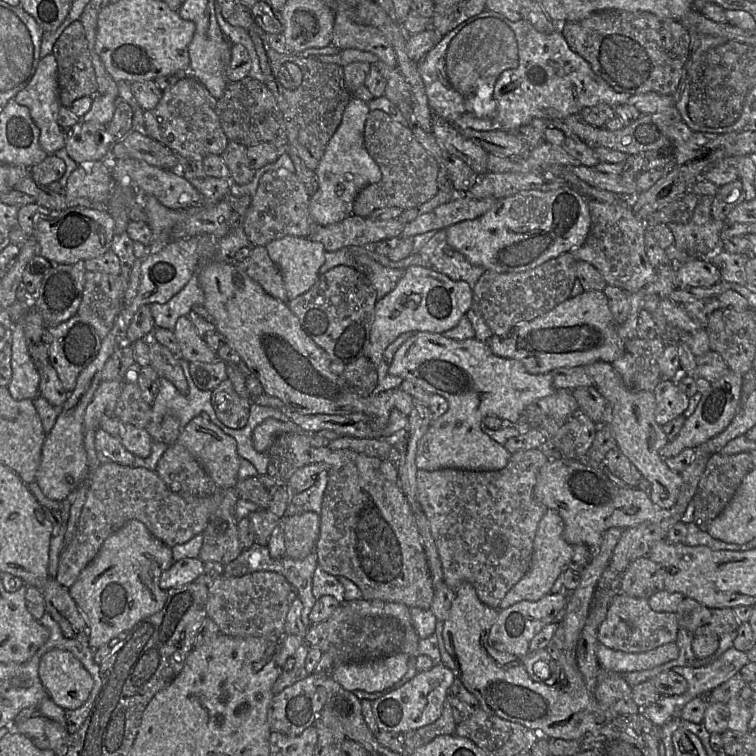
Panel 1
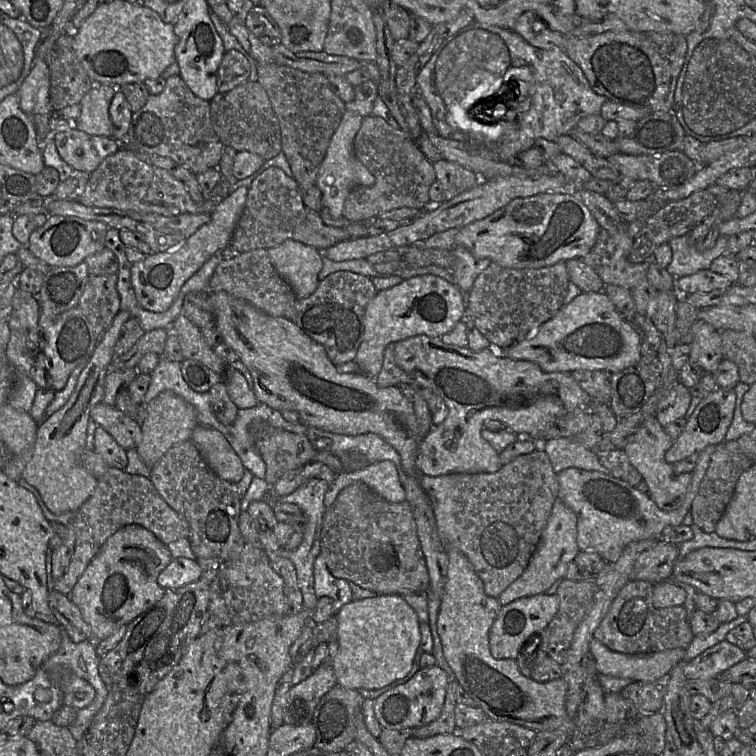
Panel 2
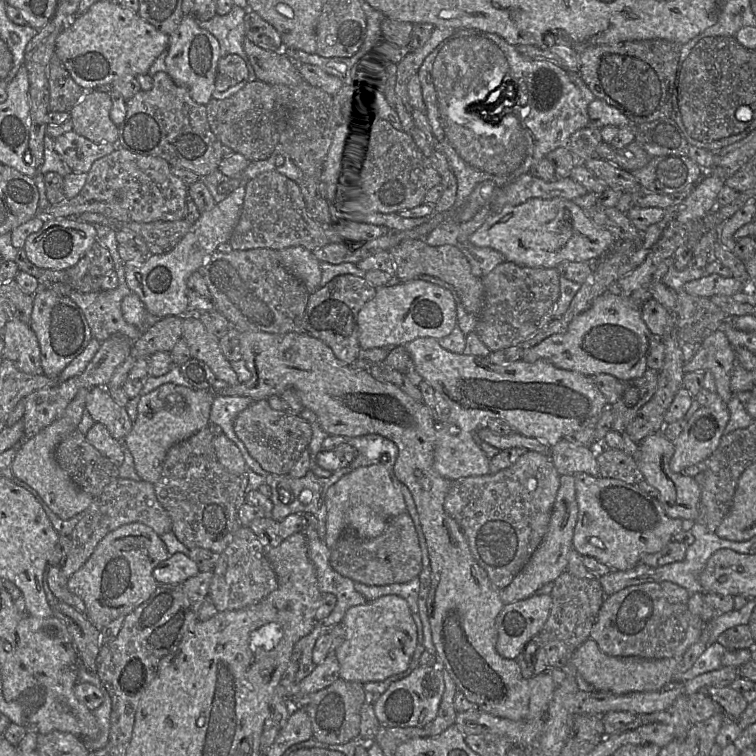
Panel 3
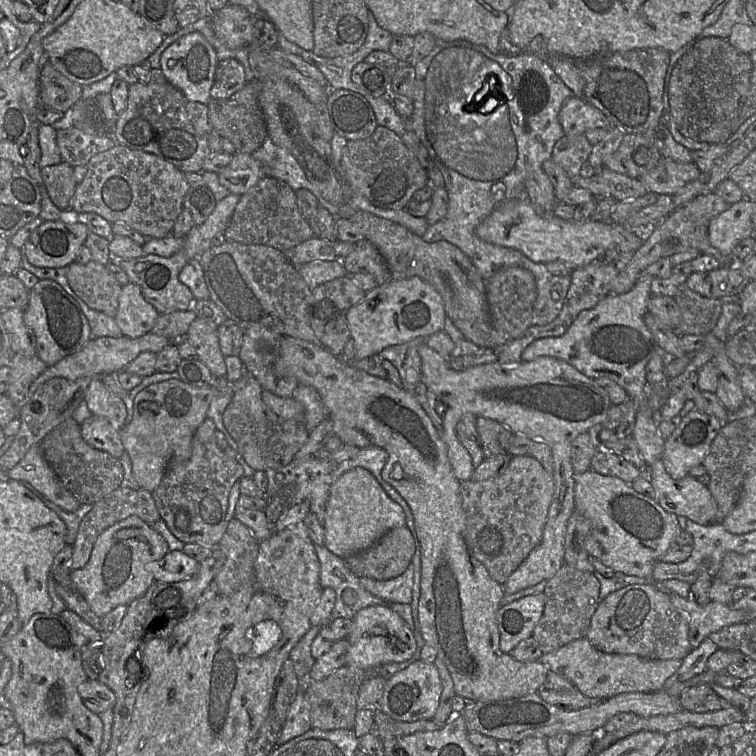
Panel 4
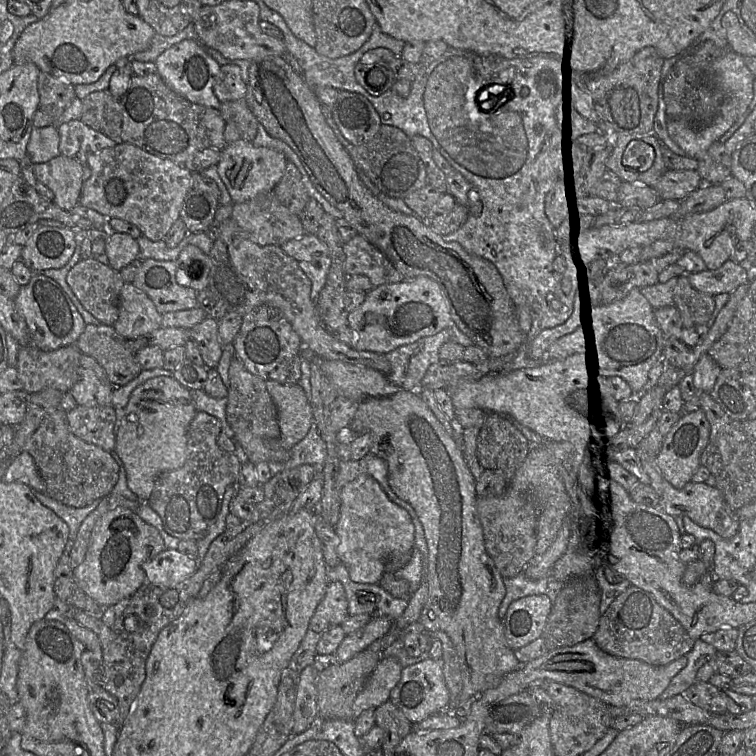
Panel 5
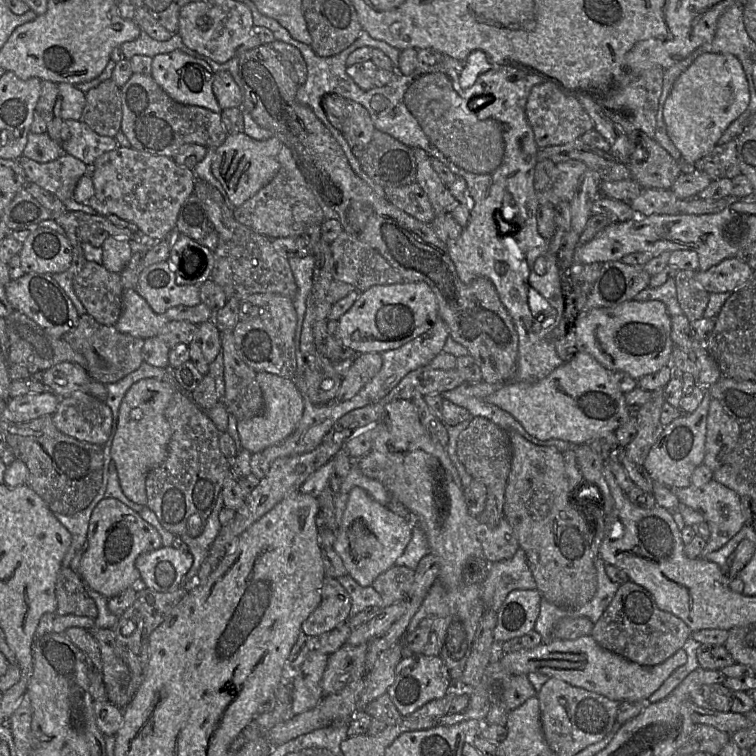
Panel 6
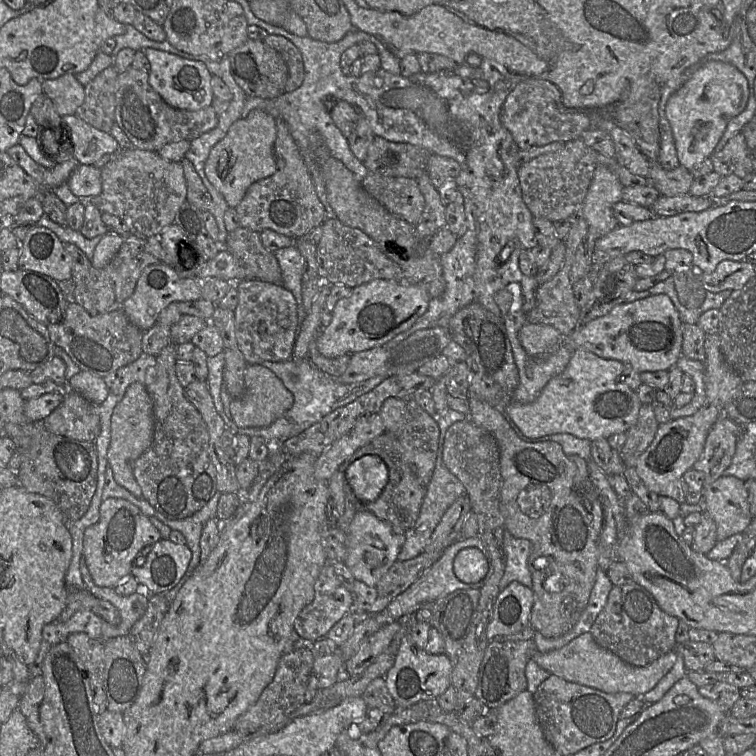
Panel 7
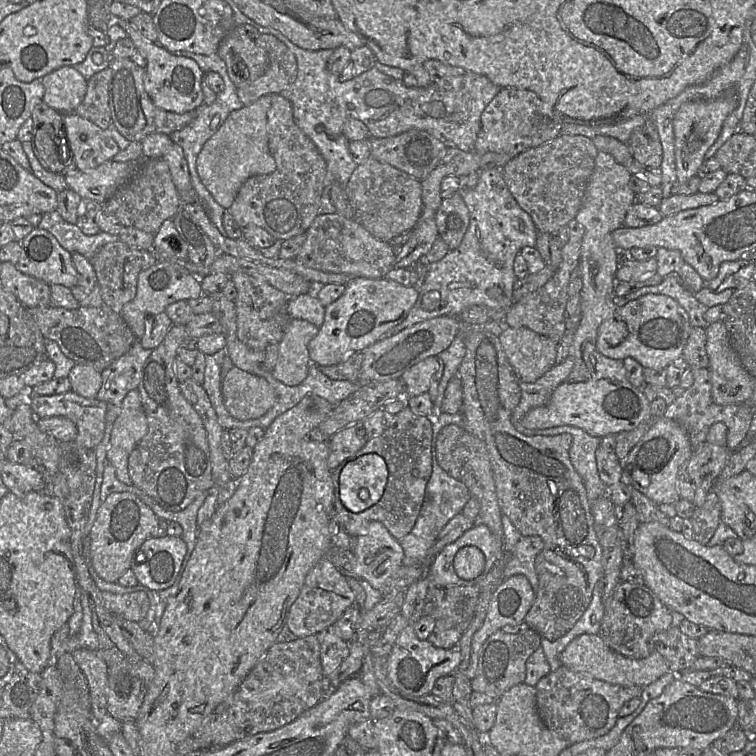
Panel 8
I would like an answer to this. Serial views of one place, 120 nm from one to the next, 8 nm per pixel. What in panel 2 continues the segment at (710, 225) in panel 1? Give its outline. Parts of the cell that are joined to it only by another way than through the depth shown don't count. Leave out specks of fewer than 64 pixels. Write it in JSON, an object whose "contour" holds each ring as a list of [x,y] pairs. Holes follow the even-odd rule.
{"contour":[[[689,233],[675,237],[668,242],[672,249],[672,260],[666,270],[674,278],[679,278],[709,269],[715,258],[727,253],[727,240],[727,237],[719,236],[712,248],[700,252],[689,243]]]}

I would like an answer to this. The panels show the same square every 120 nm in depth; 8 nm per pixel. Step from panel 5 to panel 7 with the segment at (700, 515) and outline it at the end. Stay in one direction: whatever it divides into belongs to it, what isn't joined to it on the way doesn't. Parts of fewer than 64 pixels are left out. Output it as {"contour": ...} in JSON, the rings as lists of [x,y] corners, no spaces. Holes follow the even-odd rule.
{"contour":[[[721,476],[714,482],[704,485],[701,505],[703,512],[708,513],[716,524],[717,541],[741,534],[752,521],[745,483],[734,476]]]}

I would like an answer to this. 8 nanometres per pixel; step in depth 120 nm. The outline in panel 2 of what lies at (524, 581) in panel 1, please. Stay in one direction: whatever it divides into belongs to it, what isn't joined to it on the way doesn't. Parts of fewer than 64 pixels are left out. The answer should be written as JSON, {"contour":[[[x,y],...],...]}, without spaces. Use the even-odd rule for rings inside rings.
{"contour":[[[556,498],[550,517],[530,562],[522,573],[499,597],[502,606],[524,597],[545,594],[559,579],[564,579],[568,565],[580,549],[577,545],[577,516],[565,503]]]}

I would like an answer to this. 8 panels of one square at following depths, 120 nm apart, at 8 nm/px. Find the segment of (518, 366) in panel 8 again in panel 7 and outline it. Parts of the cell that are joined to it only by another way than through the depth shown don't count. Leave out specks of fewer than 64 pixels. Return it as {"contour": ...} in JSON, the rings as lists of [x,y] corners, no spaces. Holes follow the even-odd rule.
{"contour":[[[525,324],[518,333],[522,347],[531,357],[548,354],[564,343],[564,337],[551,325]]]}

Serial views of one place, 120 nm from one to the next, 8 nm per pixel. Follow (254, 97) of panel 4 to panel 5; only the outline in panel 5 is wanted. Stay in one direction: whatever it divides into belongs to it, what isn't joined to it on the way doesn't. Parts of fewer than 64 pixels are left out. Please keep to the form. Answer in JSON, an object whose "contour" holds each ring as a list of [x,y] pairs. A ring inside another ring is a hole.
{"contour":[[[245,98],[223,102],[218,109],[226,123],[233,123],[241,139],[252,142],[257,134],[259,122],[250,110]]]}

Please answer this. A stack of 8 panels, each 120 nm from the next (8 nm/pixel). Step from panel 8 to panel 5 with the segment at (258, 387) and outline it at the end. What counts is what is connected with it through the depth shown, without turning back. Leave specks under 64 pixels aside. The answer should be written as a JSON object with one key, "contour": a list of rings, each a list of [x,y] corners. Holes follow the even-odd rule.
{"contour":[[[265,380],[265,388],[277,411],[281,447],[290,450],[308,433],[312,410],[305,392],[298,384]]]}

